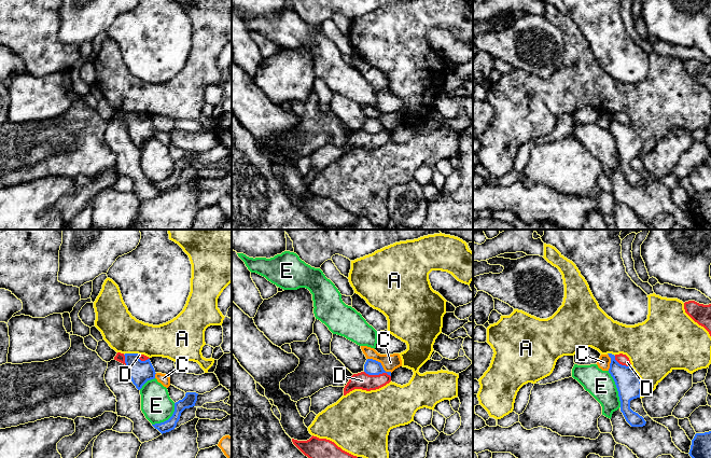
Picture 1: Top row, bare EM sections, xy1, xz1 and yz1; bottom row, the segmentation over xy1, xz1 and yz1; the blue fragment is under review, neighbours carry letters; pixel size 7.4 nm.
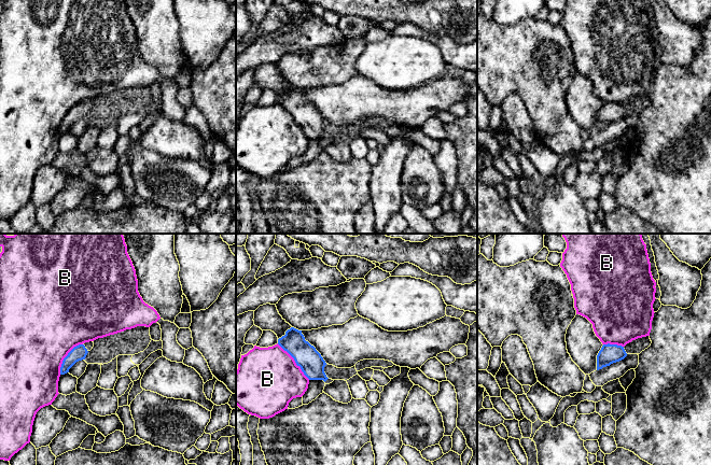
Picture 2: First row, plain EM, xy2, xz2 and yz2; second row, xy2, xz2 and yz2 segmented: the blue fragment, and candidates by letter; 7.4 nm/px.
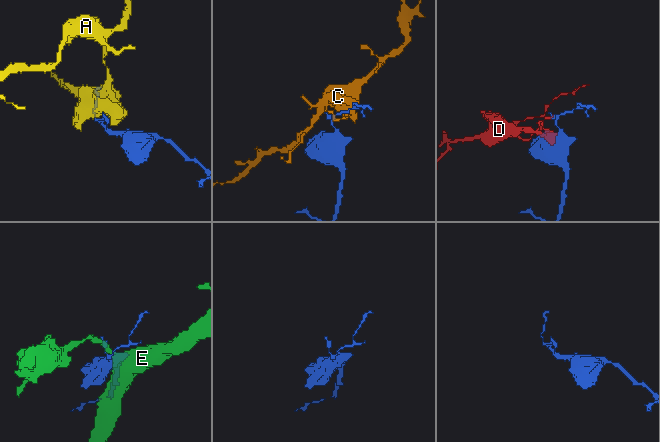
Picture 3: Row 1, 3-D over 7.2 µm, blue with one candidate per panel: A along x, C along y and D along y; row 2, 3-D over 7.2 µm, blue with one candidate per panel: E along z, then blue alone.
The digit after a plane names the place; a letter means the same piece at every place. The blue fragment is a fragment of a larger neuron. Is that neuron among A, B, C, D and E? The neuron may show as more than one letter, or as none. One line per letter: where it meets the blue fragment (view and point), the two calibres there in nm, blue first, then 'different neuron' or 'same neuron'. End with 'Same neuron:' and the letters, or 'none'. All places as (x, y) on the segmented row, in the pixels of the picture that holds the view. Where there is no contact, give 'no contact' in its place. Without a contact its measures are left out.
A: contact yz1 (640, 382); calibres 190 and 380 nm; different neuron
B: contact xz2 (294, 360); calibres 180 and 480 nm; different neuron
C: contact xz1 (380, 363); calibres 110 and 120 nm; different neuron
D: contact xz1 (377, 374); calibres 110 and 130 nm; different neuron
E: contact yz1 (617, 389); calibres 190 and 200 nm; different neuron
Same neuron: none

